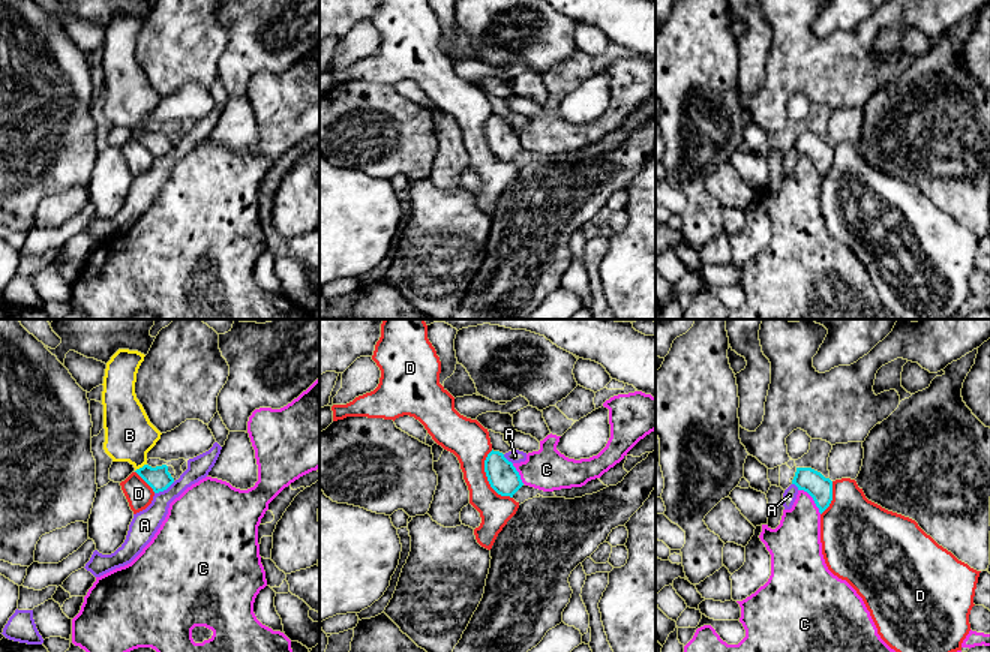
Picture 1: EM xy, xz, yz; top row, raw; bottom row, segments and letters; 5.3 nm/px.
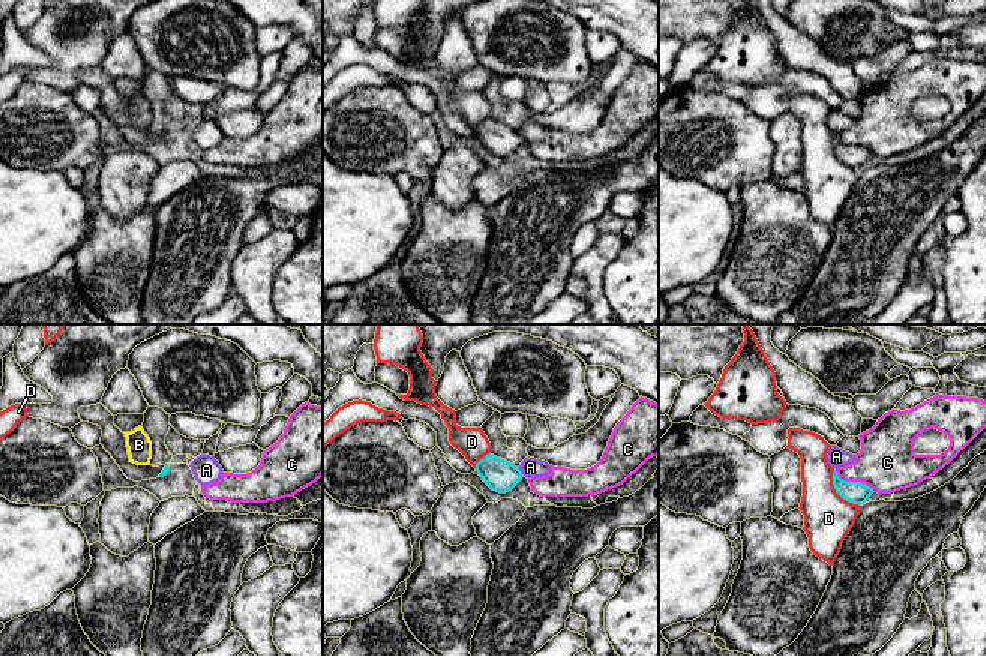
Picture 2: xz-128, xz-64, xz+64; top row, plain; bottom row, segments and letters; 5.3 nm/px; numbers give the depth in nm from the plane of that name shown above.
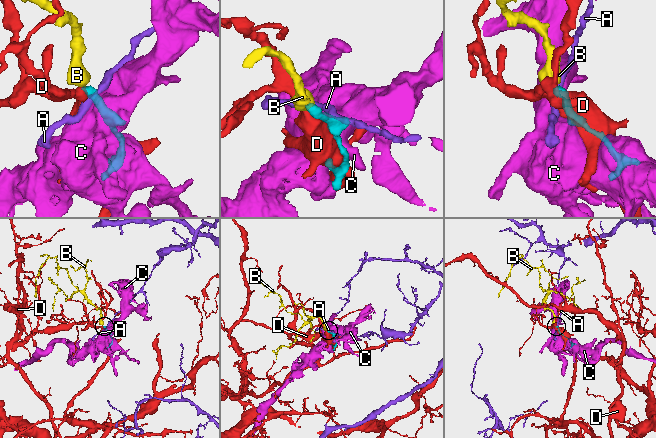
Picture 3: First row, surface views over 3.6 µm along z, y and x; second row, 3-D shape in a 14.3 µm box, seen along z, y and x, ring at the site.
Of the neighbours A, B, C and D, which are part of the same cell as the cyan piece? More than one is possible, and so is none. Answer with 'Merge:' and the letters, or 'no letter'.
Merge: B

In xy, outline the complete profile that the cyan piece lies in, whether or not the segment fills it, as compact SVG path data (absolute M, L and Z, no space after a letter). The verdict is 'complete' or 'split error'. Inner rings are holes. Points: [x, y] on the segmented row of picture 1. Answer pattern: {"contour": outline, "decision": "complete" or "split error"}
{"contour": "M118 349L106 363L104 376L104 450L112 462L129 462L154 493L166 490L174 478L168 466L152 468L147 453L160 439L135 394L136 373L144 361L138 351Z", "decision": "split error"}

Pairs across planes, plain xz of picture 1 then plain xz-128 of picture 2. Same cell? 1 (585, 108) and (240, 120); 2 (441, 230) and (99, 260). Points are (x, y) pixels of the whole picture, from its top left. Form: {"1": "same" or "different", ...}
{"1": "same", "2": "same"}

